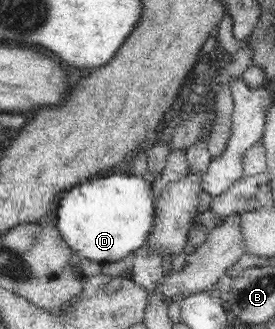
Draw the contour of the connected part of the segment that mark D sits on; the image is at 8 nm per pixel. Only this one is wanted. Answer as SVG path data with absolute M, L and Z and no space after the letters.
M107 173L66 191L56 208L56 230L81 259L109 265L129 259L147 242L153 225L152 179L148 173Z

